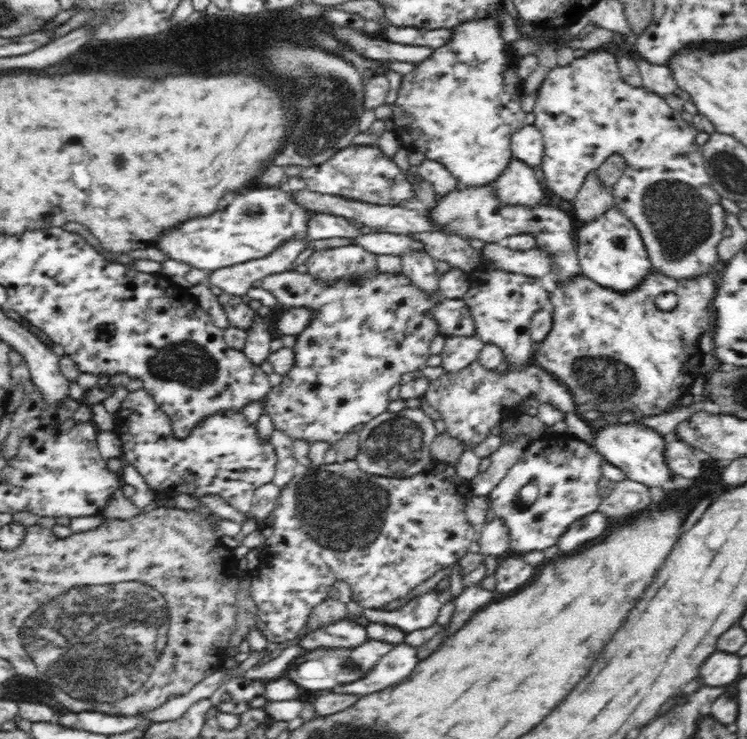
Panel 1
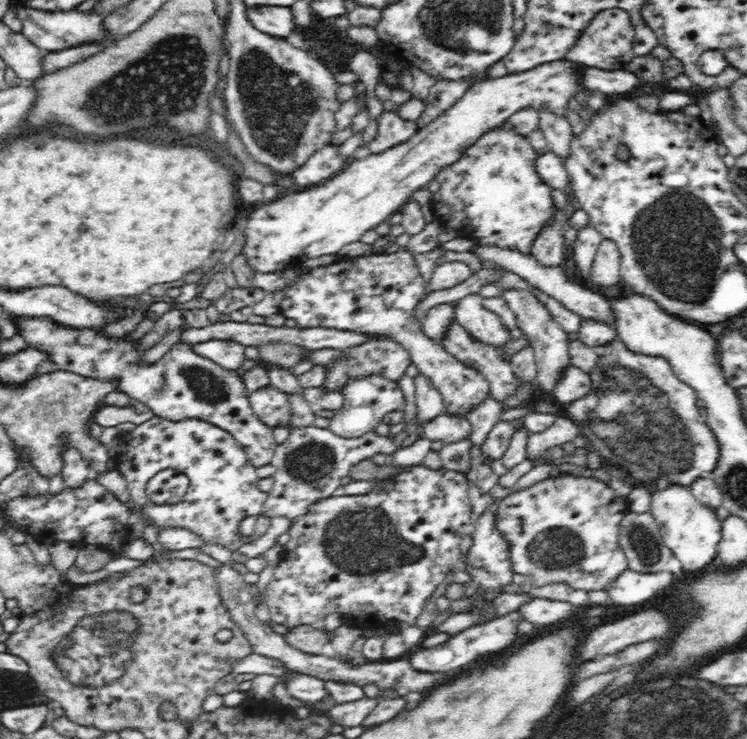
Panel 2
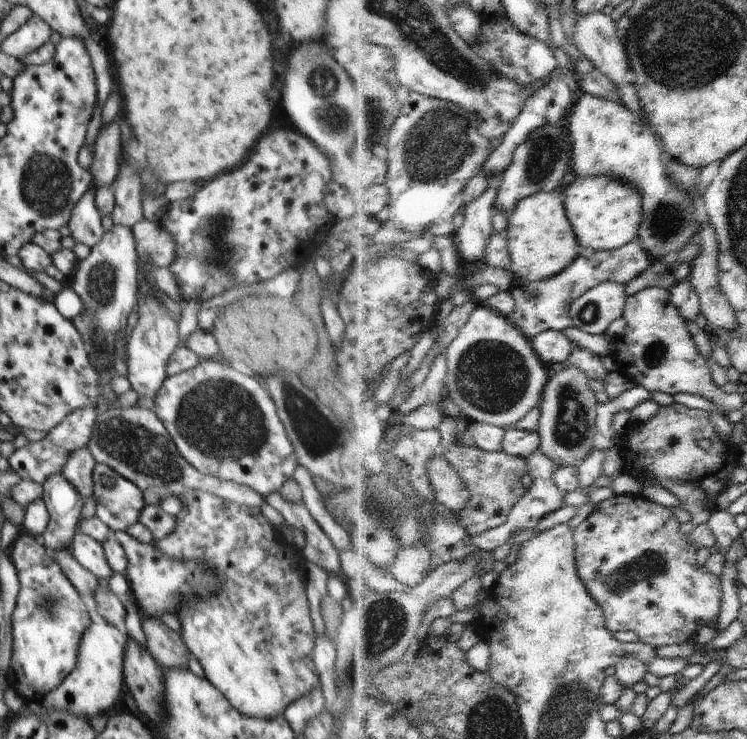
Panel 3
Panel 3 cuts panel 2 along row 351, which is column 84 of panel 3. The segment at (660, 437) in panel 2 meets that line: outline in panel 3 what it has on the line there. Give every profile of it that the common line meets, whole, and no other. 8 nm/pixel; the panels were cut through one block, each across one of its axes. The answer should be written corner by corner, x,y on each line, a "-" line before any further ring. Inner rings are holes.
20,533
10,546
8,555
16,568
20,590
12,613
12,657
6,678
9,686
24,700
40,702
40,696
58,688
76,668
78,644
82,634
92,624
93,617
88,614
80,594
39,538

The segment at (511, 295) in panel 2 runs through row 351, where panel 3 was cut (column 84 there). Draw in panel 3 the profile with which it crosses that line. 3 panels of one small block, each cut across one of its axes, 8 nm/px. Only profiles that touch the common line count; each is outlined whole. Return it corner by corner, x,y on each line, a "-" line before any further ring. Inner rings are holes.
77,530
70,551
76,562
92,572
97,578
106,580
106,578
110,578
115,574
112,572
110,564
106,562
103,544
94,540
91,536

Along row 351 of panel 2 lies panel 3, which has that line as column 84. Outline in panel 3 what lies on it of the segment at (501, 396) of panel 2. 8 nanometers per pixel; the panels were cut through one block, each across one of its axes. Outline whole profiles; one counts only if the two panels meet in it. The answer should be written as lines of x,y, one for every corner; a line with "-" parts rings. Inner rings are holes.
88,447
78,448
62,468
61,473
64,478
74,486
83,499
90,498
94,494
92,474
94,474
95,463

